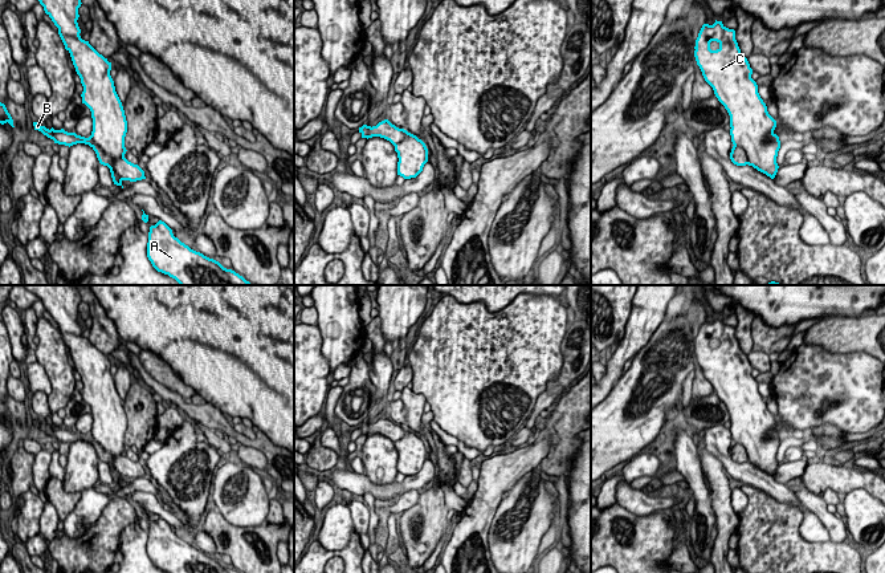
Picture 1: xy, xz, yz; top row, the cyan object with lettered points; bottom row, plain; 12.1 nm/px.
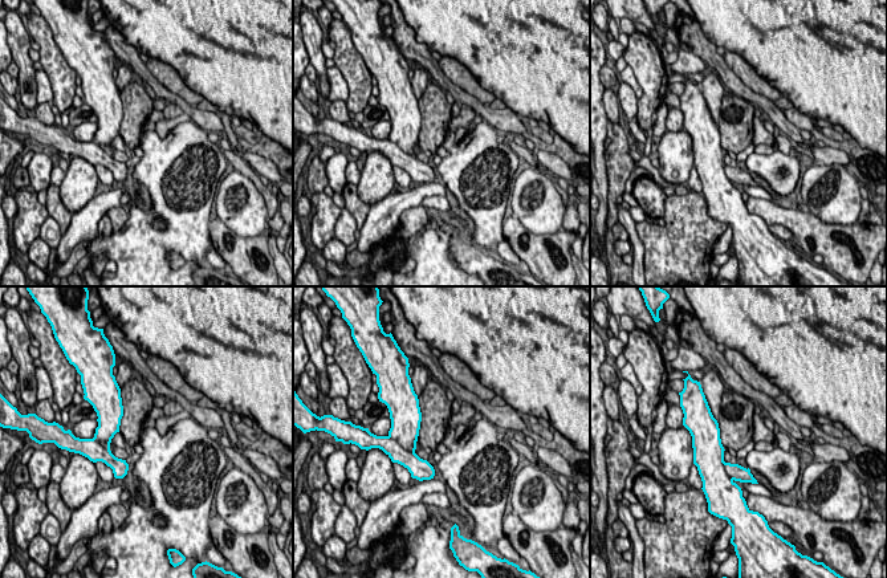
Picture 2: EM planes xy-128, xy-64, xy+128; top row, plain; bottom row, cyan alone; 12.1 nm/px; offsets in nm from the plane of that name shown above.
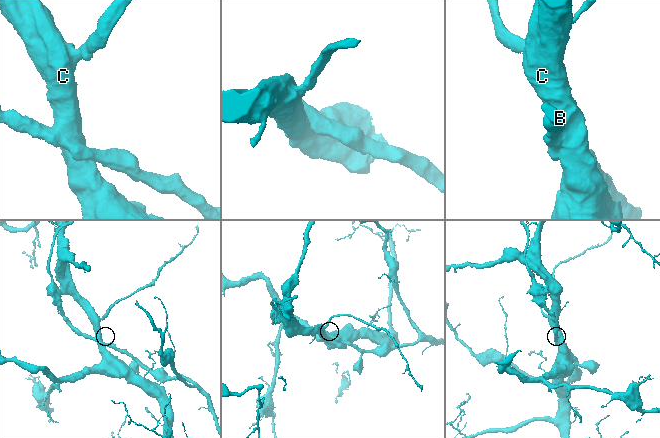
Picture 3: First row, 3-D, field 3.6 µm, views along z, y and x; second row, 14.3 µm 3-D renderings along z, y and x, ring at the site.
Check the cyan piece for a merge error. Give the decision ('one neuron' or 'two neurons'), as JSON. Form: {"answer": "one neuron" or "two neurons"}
{"answer": "two neurons"}

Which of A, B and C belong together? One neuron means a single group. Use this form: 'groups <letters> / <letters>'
groups A C / B

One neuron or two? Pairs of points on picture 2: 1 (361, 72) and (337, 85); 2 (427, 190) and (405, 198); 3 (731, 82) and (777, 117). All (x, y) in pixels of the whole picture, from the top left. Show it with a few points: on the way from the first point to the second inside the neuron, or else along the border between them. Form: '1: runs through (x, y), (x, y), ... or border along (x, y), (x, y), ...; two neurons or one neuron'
1: border along (334, 66), (346, 82), (346, 101); two neurons
2: runs through (422, 191), (410, 198); one neuron
3: runs through (743, 90), (765, 105); one neuron

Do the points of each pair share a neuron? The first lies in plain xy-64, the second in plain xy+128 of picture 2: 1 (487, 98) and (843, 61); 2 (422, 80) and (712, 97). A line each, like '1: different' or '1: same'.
1: different
2: same

